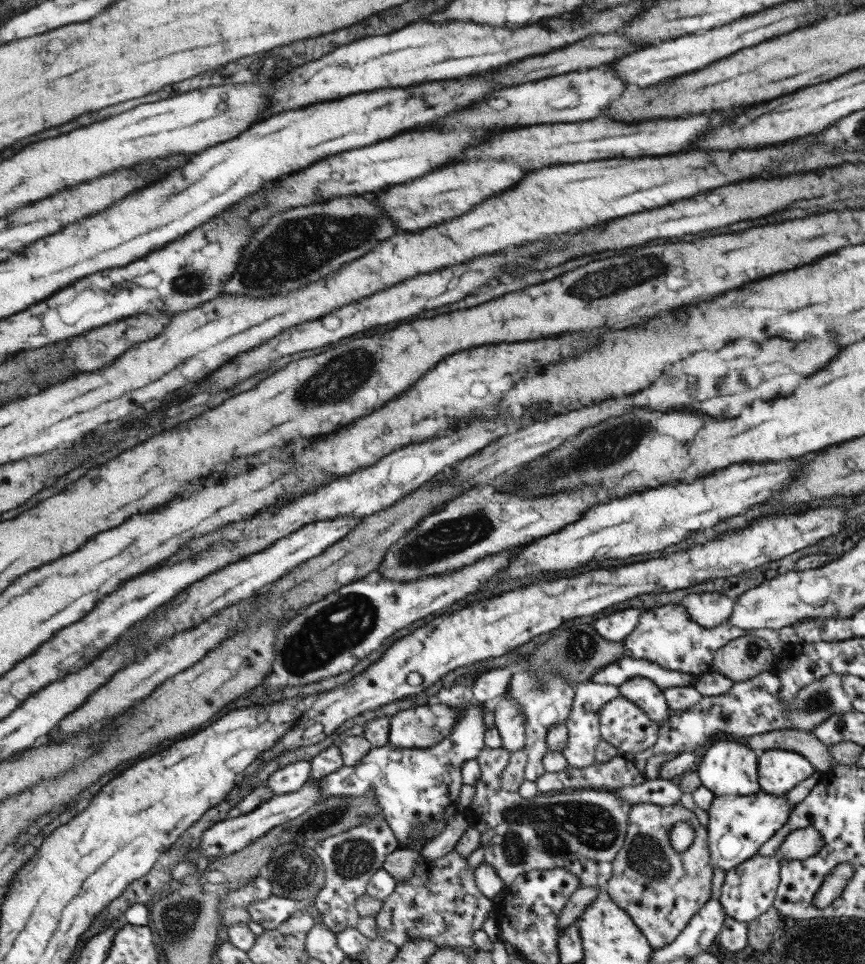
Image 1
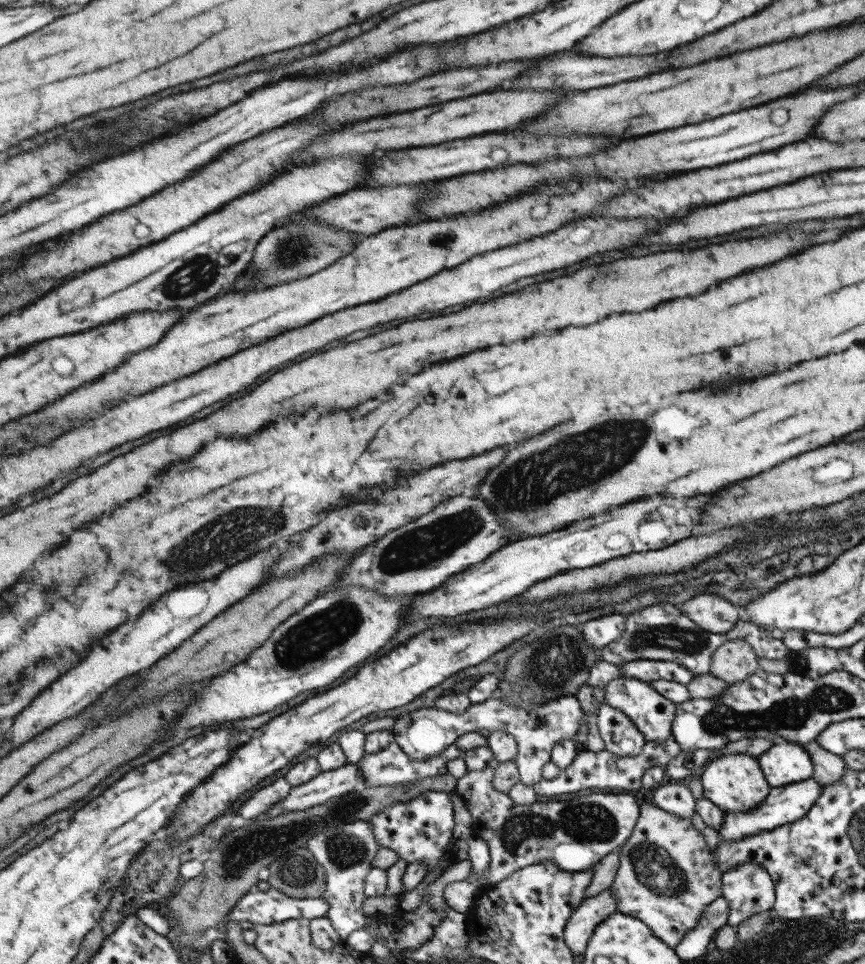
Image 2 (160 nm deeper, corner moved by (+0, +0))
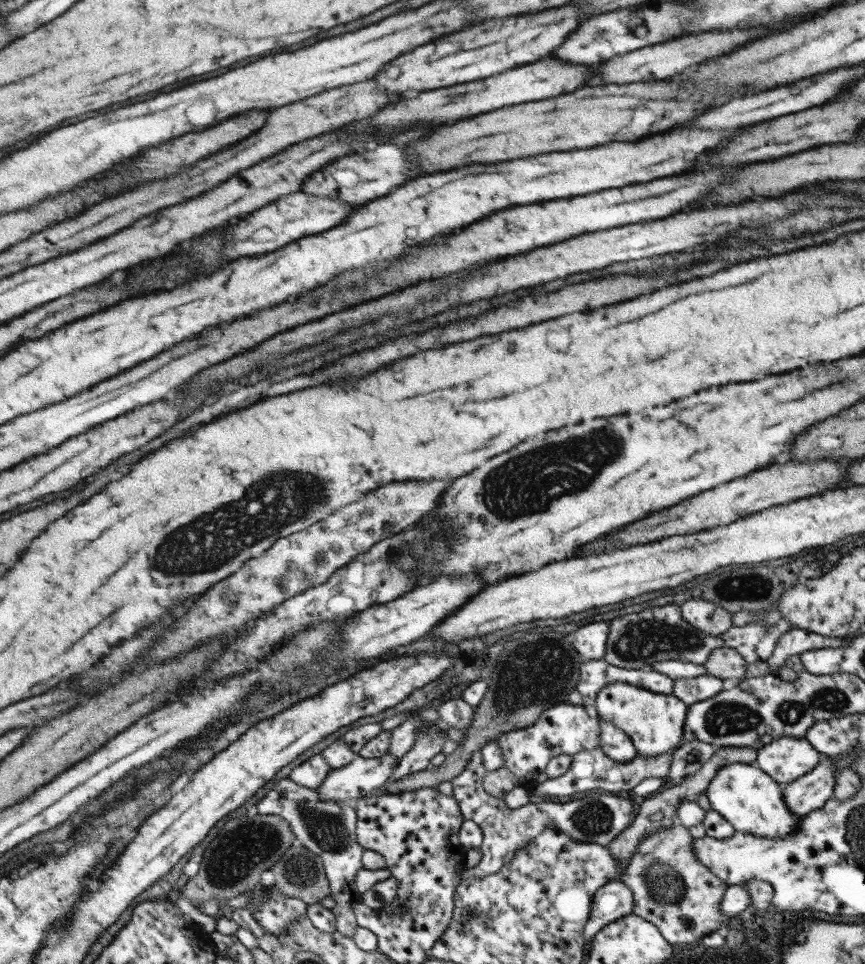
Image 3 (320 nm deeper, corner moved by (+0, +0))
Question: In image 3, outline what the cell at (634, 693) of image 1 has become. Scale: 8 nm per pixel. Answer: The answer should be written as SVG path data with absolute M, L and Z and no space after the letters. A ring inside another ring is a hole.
M612 682L596 694L594 707L598 720L606 720L629 737L636 755L655 757L669 753L671 748L677 747L679 741L682 741L683 722L688 706L672 694L659 694L633 684Z

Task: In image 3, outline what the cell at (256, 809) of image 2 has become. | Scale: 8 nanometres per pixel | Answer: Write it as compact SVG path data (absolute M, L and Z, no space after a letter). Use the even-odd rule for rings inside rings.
M285 777L273 785L270 792L257 804L259 815L279 815L291 823L298 840L308 849L321 855L331 890L337 905L337 931L348 937L356 933L357 917L351 910L351 904L362 902L362 893L357 889L355 877L363 870L363 853L367 850L357 838L357 811L345 802L325 802L319 792L297 784L291 777Z

